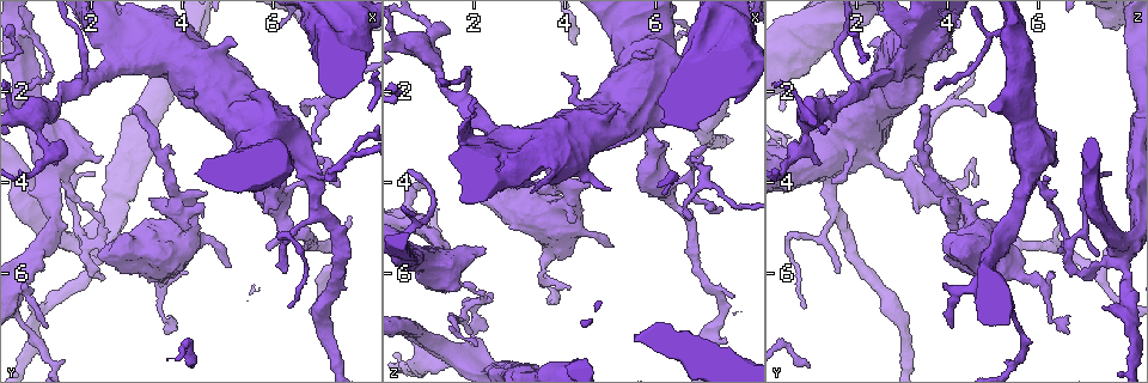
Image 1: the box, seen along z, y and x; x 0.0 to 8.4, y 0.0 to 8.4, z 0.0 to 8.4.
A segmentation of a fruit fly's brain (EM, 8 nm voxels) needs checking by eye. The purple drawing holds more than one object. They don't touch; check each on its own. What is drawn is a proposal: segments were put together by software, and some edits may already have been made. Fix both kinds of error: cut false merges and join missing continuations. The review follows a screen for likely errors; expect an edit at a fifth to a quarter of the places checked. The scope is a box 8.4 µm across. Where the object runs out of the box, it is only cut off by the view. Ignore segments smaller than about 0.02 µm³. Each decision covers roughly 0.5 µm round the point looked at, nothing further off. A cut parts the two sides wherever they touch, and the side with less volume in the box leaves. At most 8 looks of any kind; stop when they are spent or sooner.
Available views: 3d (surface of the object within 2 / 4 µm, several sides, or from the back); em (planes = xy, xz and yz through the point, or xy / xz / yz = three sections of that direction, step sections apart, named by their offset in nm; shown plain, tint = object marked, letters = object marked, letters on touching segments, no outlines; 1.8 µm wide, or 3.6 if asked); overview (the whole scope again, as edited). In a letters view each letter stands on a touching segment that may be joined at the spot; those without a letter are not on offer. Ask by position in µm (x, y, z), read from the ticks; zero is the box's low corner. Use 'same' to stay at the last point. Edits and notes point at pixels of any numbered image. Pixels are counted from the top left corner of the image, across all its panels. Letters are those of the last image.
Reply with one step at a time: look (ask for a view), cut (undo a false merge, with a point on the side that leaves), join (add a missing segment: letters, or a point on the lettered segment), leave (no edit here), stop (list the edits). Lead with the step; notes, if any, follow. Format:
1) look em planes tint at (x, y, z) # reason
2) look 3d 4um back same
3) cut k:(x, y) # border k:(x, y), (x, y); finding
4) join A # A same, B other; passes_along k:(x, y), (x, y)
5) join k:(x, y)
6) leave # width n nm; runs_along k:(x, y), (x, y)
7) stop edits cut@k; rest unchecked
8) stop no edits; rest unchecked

look 3d 4um at (7.45, 4.10, 4.55) # branch stops here

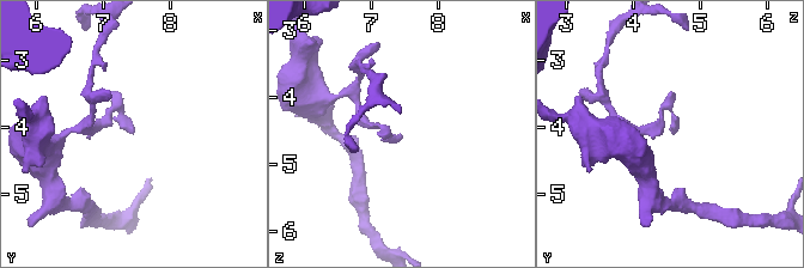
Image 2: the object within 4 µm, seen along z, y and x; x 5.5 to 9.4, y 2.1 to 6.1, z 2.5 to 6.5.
look em planes letters at (7.45, 4.10, 4.60)

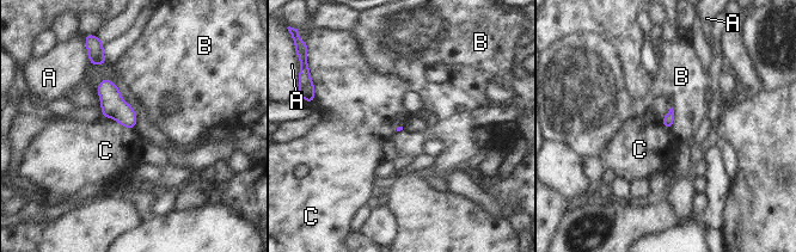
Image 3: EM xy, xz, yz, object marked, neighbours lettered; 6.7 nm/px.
leave # A other, B other, C other; border 3:(103, 116), (134, 129); no lettered segment goes on from it

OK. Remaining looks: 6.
look em xz step 8 tint at (7.00, 4.55, 1.55) # branch point

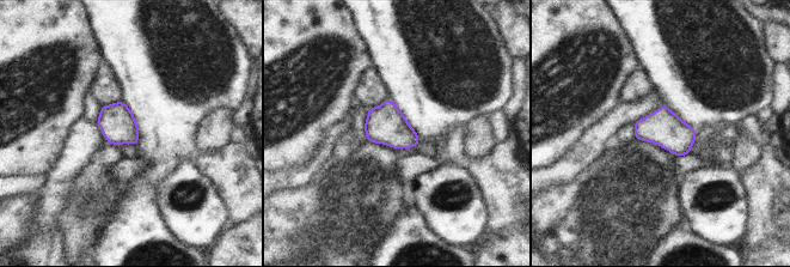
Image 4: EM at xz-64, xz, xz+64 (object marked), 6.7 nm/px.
look em planes letters same

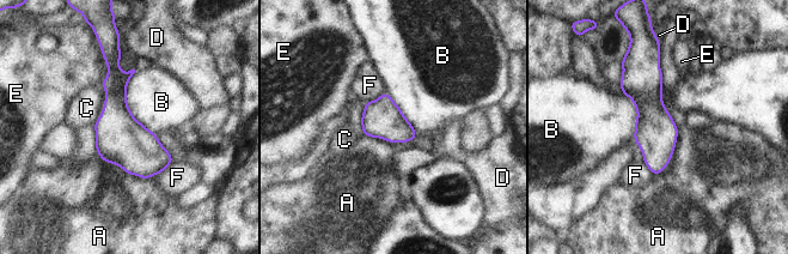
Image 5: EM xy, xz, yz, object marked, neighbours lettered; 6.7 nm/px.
leave # width 260 nm; A other, B other, C other, D other, E other, F other; continuous, no second cell

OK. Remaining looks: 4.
look 3d 2um at (2.95, 2.30, 3.45) # branch stops here

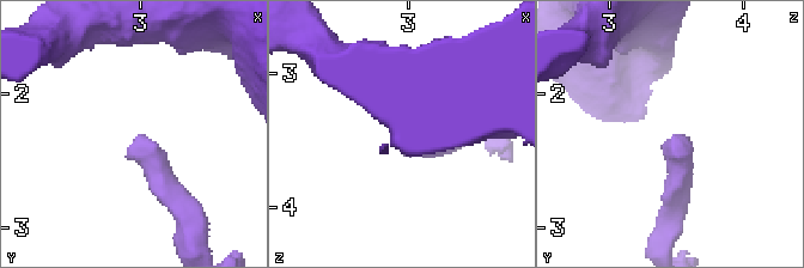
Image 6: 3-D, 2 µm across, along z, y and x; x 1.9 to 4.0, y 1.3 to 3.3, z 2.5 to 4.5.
look em planes letters at (2.96, 2.32, 3.48) # need the tissue

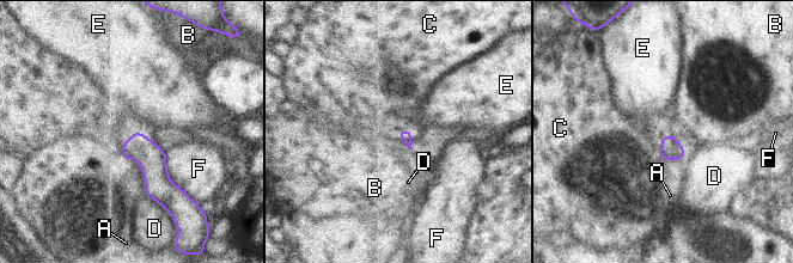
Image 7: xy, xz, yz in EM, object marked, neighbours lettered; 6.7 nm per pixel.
leave # A other, B other, C other, D other, E other, F other; border 7:(668, 134), (687, 152); none of them fits

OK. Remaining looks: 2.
stop no edits; rest unchecked

